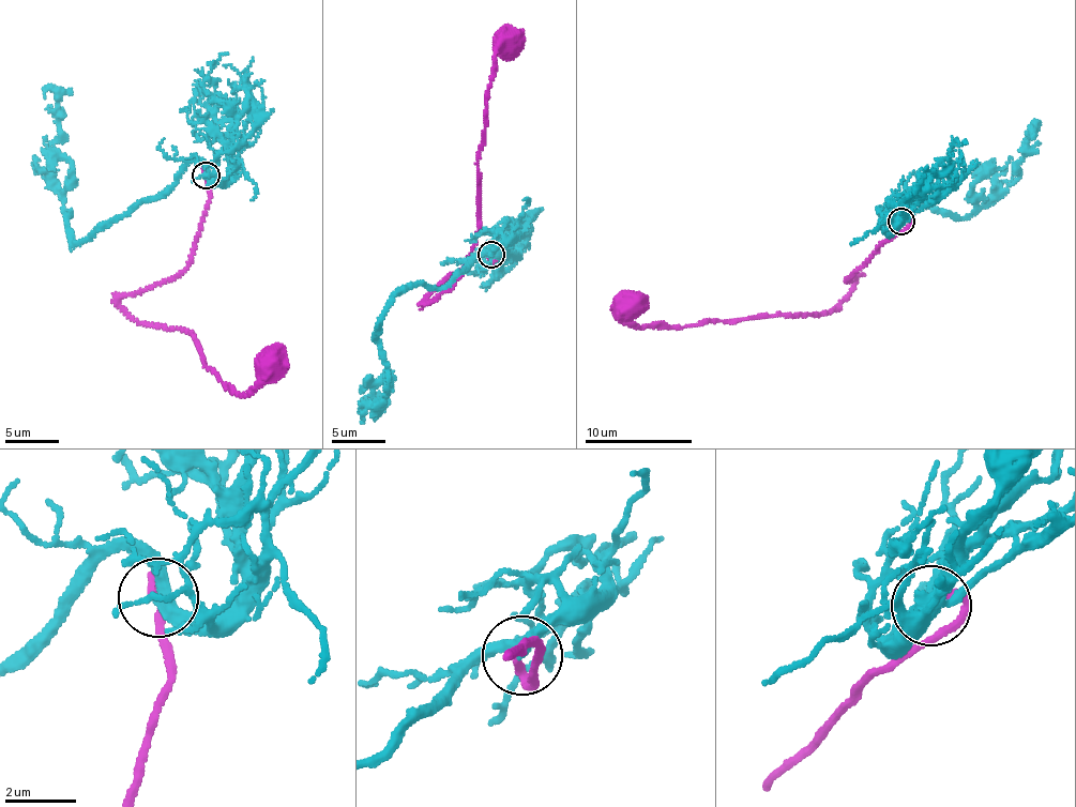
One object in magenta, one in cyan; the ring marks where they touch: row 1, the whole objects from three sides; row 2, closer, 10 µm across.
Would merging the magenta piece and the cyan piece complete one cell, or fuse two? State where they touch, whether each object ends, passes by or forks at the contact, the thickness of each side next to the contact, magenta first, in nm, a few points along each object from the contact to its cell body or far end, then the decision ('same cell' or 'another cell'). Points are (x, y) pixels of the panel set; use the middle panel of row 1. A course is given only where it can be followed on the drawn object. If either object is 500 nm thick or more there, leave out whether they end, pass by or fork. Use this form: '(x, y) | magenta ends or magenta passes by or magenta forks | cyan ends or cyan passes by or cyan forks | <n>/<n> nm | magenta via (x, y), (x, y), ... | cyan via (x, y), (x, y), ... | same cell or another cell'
(491, 255) | magenta ends | cyan passes by | 190/320 nm | magenta via (491, 255), (426, 302), (458, 275), (478, 229), (478, 156), (502, 41) | cyan via (491, 255), (448, 286), (393, 298), (376, 339), (385, 407), (374, 417), (379, 401), (362, 399) | same cell

